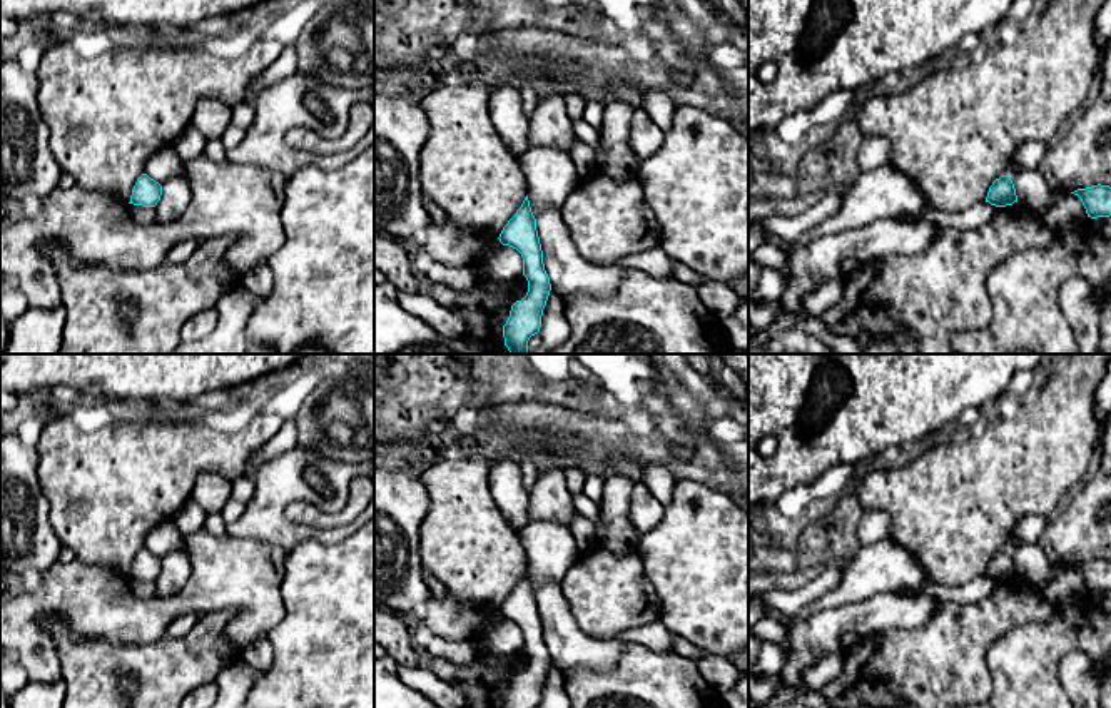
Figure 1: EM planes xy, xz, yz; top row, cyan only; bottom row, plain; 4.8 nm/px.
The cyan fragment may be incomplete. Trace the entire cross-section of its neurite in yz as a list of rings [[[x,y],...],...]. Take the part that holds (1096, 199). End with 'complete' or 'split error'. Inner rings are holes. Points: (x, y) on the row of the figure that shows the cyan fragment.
[[[1091,185],[1071,192],[1078,195],[1086,209],[1088,217],[1109,217],[1111,215],[1111,187],[1109,185]]]; complete

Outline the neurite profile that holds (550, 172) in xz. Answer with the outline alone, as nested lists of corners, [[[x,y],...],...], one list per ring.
[[[530,147],[520,155],[526,175],[528,200],[535,219],[546,209],[560,209],[576,189],[576,169],[566,150]]]

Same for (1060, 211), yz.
[[[1012,159],[1007,175],[1014,184],[1017,202],[1032,212],[1041,212],[1043,222],[1054,234],[1064,232],[1088,217],[1078,195],[1053,192],[1037,169],[1022,169]]]

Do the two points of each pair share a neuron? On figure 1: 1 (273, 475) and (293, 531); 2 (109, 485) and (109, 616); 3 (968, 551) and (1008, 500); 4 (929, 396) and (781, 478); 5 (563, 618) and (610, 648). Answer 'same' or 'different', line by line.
1: same
2: different
3: same
4: same
5: same

